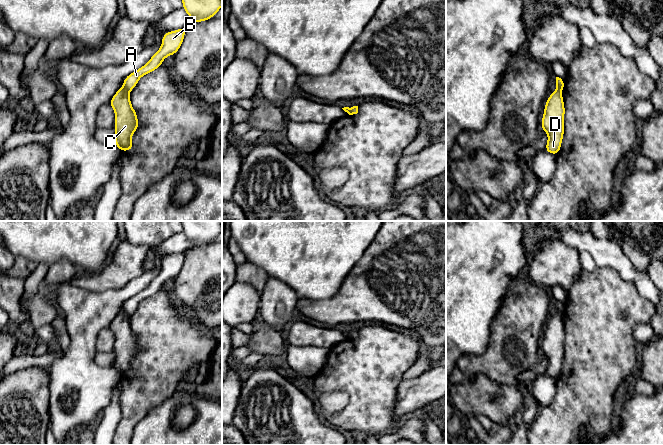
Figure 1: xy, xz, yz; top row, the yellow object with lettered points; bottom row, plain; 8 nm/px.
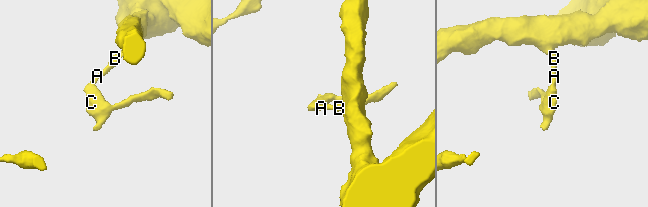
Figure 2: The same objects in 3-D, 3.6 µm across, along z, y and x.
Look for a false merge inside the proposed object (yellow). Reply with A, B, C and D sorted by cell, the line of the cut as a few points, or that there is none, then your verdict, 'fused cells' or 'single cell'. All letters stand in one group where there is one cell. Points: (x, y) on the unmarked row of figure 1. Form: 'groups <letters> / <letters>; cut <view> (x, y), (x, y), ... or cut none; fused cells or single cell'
groups A B / C D; cut xy (123, 310), (128, 315); fused cells

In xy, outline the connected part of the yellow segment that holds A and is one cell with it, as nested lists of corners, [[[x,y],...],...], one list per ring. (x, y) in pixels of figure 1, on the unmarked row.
[[[186,252],[165,257],[162,261],[160,273],[144,290],[132,296],[124,303],[123,311],[128,315],[133,314],[142,300],[151,297],[160,291],[167,280],[175,279],[184,264],[185,256]]]

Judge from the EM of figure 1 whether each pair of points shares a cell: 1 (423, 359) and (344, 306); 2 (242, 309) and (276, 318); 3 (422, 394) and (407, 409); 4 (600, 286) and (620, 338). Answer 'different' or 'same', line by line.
1: different
2: different
3: same
4: same

